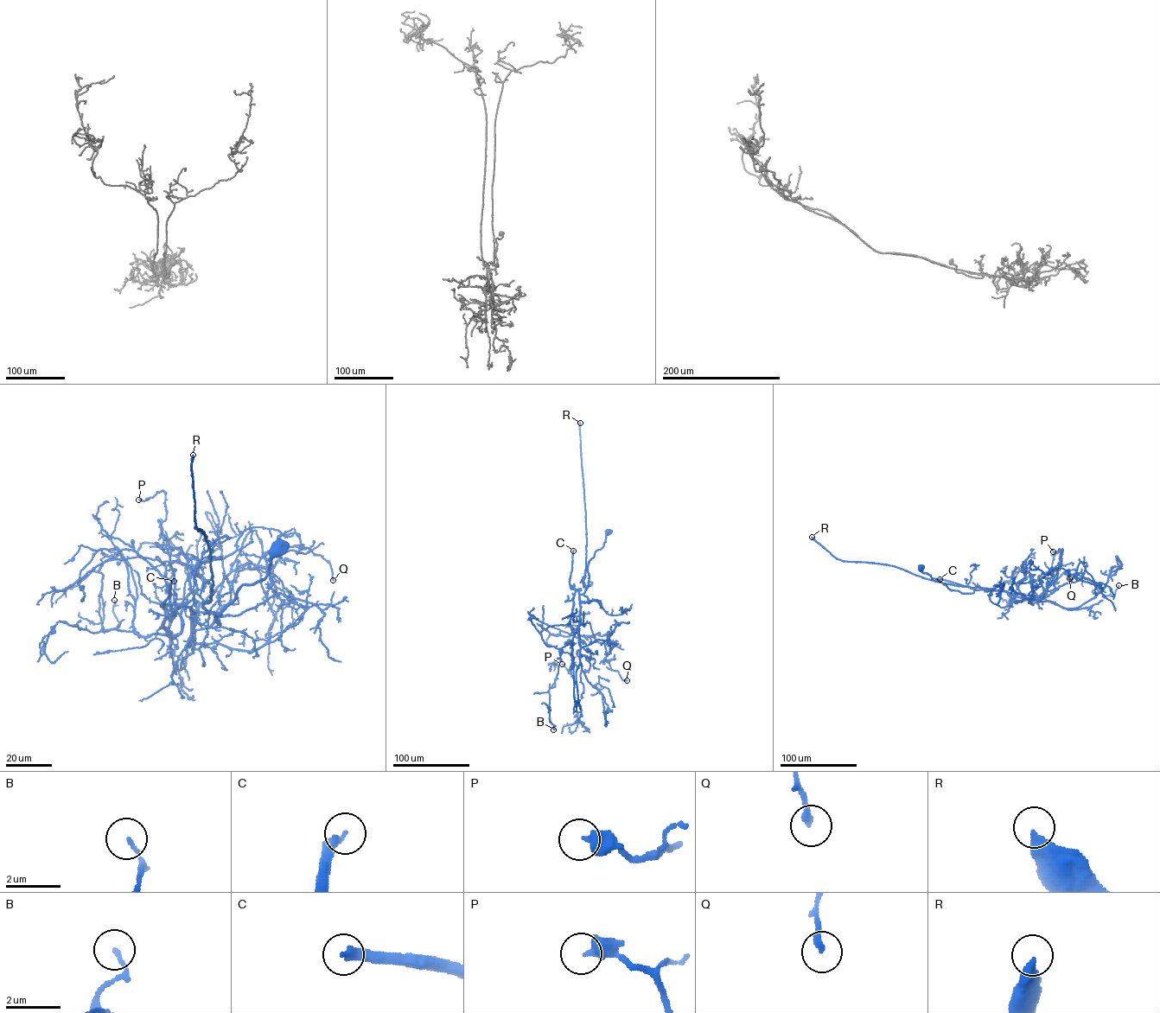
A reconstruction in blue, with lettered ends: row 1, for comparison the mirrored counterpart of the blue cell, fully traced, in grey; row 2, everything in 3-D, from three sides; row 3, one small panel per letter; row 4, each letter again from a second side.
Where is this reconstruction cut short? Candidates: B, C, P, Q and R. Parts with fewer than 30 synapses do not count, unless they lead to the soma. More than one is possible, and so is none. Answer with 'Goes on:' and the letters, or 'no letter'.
Goes on: C, R

